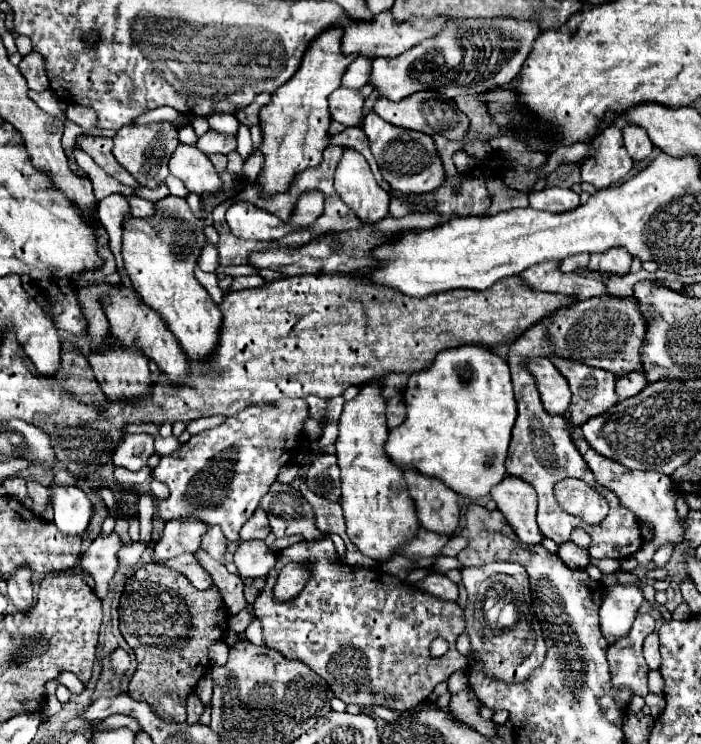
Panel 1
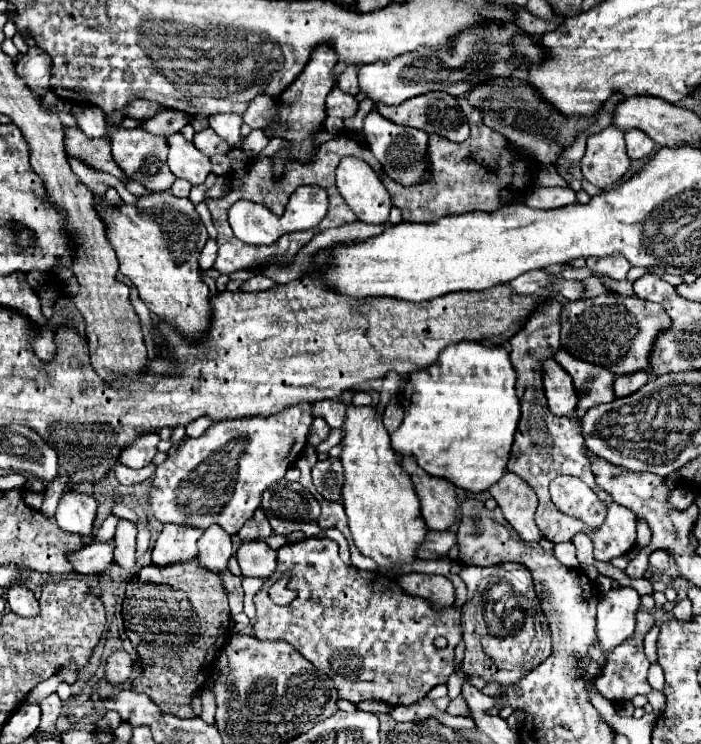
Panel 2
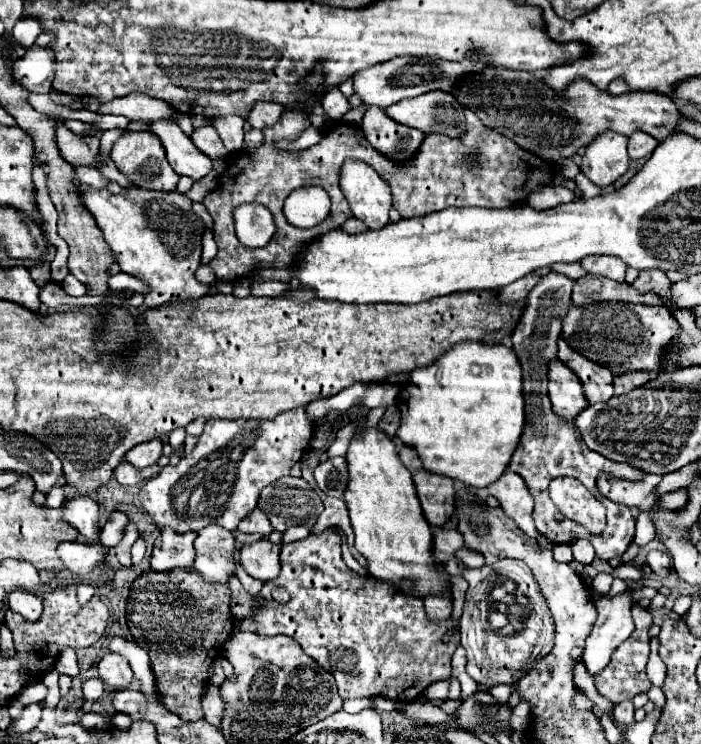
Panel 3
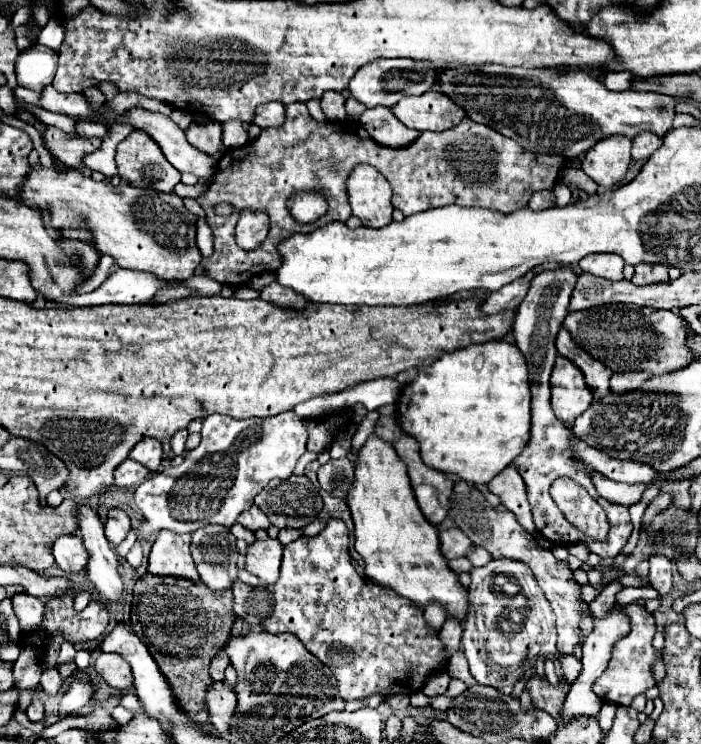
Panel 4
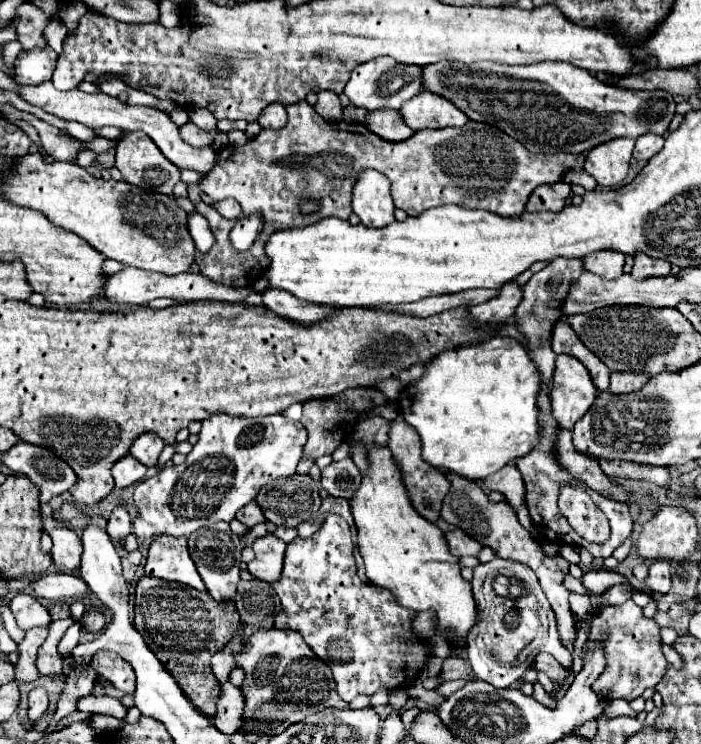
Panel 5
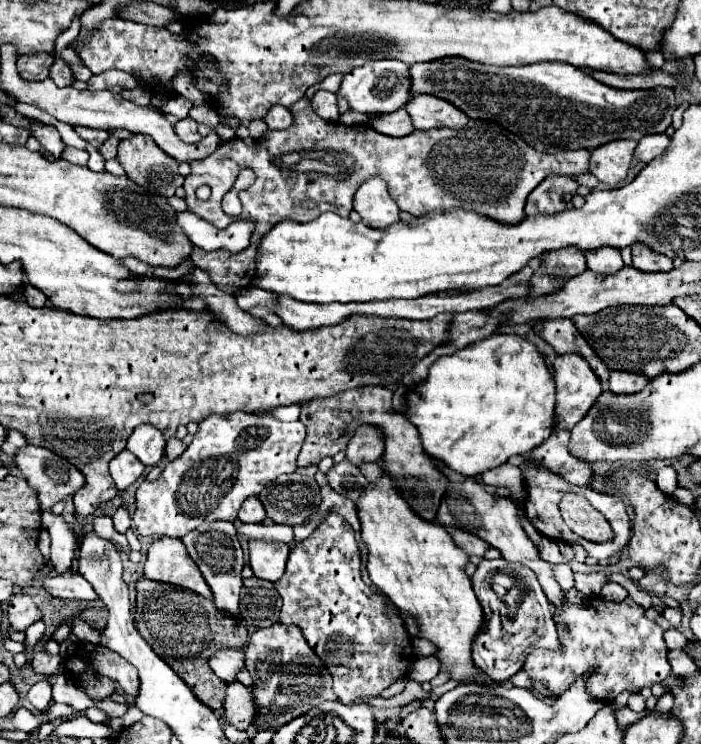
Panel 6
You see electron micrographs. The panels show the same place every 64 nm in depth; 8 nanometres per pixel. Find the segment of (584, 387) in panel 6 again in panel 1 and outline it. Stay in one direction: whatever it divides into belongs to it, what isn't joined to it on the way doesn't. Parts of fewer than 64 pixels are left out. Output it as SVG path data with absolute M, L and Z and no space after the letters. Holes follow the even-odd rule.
M528 358L524 364L534 376L544 410L548 414L564 414L570 404L570 388L550 358Z

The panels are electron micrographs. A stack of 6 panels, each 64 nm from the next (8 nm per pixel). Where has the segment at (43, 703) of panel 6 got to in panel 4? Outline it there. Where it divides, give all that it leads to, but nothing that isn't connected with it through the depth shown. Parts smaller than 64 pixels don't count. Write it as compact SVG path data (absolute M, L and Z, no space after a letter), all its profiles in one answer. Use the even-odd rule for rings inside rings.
M40 698L32 700L32 704L26 708L26 716L30 722L40 722L44 718L44 704L40 702Z

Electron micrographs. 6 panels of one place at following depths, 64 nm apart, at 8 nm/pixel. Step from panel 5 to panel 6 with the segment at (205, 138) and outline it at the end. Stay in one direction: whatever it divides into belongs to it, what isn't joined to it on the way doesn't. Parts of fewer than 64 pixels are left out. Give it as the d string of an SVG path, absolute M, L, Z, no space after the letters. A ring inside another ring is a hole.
M192 118L180 120L180 122L174 126L174 130L176 130L176 134L178 134L178 138L180 138L182 142L196 144L196 142L200 142L200 138L202 138L202 134L198 132L198 124L196 124Z

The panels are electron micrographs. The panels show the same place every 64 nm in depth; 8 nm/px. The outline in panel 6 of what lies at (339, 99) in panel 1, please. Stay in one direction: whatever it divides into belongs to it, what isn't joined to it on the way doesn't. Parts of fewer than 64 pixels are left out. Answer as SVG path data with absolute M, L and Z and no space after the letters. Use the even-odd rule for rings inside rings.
M318 90L312 98L312 108L314 112L328 120L328 122L338 122L338 102L336 102L336 94L326 92L326 90Z

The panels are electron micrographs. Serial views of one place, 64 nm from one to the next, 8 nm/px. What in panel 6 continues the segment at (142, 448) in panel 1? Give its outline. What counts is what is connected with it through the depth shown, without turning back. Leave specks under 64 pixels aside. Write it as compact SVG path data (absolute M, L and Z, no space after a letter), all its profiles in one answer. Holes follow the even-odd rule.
M142 424L134 430L134 434L128 440L128 450L144 464L144 466L156 466L164 456L166 438L160 430L156 430L152 424Z

